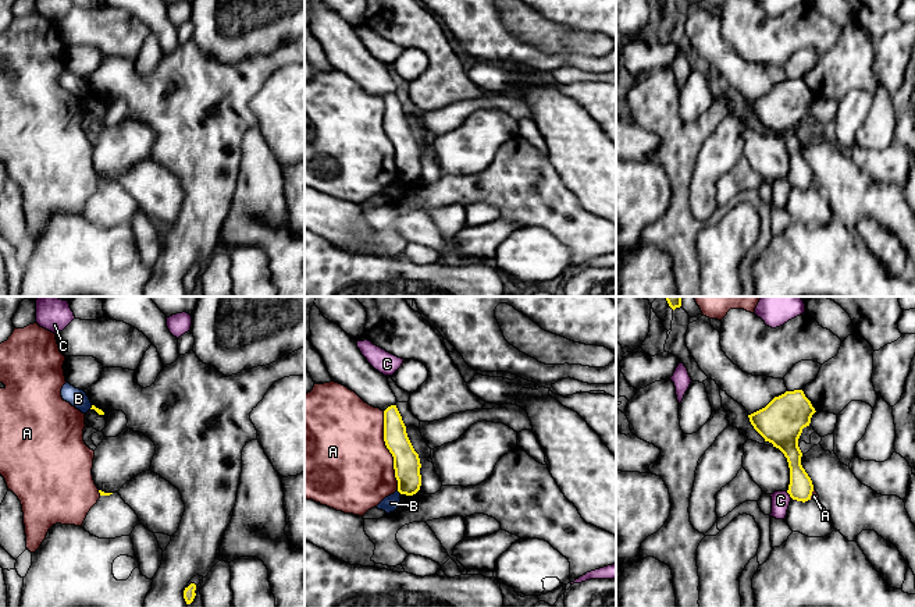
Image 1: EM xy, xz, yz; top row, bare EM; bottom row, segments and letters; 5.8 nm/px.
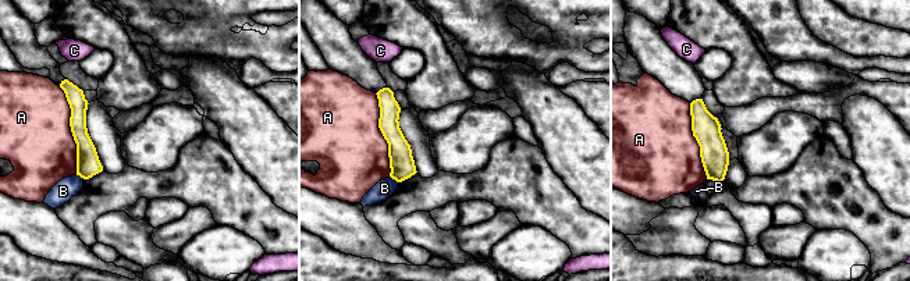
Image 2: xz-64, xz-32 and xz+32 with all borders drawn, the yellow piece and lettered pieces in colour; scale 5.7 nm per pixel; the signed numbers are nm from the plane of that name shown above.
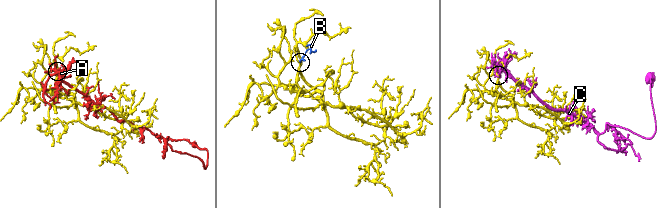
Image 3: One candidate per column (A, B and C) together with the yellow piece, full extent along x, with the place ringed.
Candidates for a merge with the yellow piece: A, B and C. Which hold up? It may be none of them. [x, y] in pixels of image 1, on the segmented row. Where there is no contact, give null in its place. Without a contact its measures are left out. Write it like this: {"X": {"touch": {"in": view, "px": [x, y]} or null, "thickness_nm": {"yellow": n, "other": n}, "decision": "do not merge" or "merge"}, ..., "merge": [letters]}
{"A": {"touch": {"in": "xz", "px": [390, 451]}, "thickness_nm": {"yellow": 160, "other": 480}, "decision": "do not merge"}, "B": {"touch": {"in": "xz", "px": [399, 492]}, "thickness_nm": {"yellow": 160, "other": 90}, "decision": "do not merge"}, "C": {"touch": {"in": "yz", "px": [789, 493]}, "thickness_nm": {"yellow": 140, "other": 110}, "decision": "do not merge"}, "merge": []}

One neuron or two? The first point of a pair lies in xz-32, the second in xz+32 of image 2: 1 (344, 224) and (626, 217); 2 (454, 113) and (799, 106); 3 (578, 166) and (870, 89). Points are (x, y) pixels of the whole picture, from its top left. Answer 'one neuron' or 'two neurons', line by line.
1: one neuron
2: one neuron
3: two neurons

